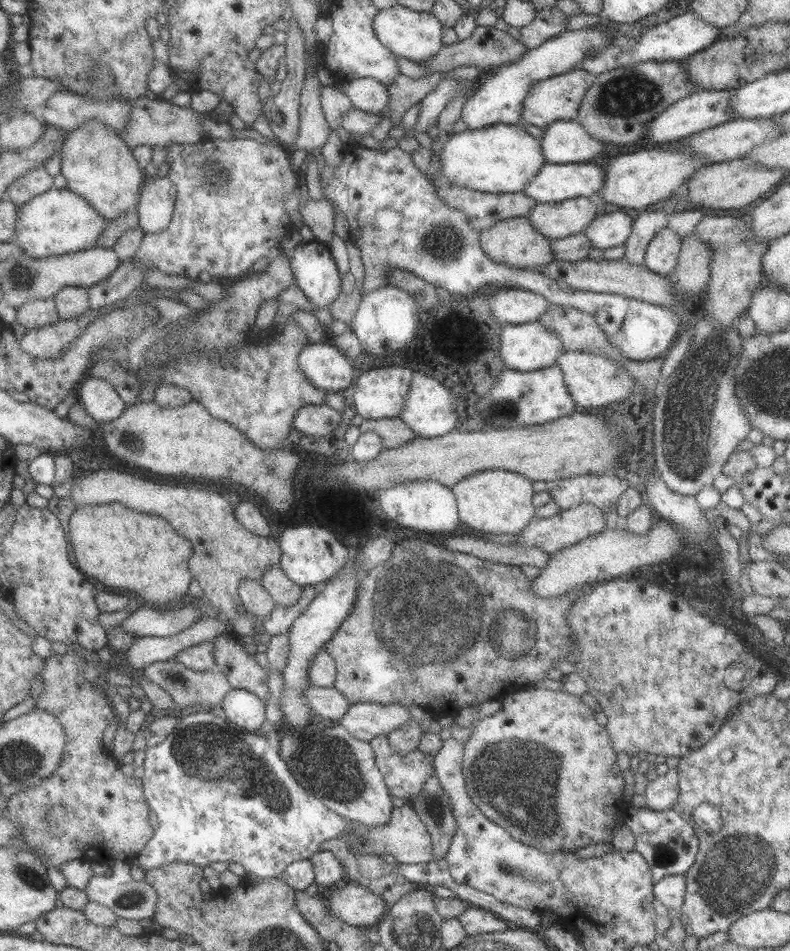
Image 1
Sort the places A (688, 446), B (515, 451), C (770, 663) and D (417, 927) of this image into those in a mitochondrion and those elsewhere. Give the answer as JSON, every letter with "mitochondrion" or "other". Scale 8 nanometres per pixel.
{"A":"mitochondrion","B":"other","C":"other","D":"mitochondrion"}

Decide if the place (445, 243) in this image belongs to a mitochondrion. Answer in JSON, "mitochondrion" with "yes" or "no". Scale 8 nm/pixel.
{"mitochondrion":"yes"}

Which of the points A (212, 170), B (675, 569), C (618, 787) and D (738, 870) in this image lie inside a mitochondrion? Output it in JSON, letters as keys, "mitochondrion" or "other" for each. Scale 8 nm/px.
{"A":"mitochondrion","B":"other","C":"other","D":"mitochondrion"}

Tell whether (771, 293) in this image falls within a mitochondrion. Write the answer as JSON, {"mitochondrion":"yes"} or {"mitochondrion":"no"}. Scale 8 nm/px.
{"mitochondrion":"no"}

